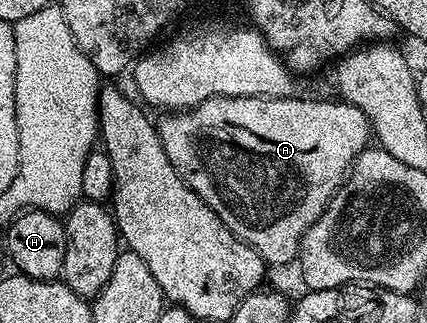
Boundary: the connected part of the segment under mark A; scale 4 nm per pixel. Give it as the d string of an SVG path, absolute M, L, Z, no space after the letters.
M220 96L219 98L204 100L199 106L192 106L189 110L163 113L161 115L162 119L157 119L156 122L160 144L164 144L164 152L172 164L172 168L176 168L176 172L185 180L188 188L192 188L192 192L196 192L196 196L200 196L200 200L204 200L204 204L208 204L208 208L212 208L212 212L216 212L216 216L220 216L223 224L237 238L248 243L261 256L263 262L271 267L286 266L289 262L291 265L297 259L304 232L308 232L310 225L326 210L326 205L330 203L338 187L346 181L346 175L349 174L350 167L354 165L354 159L363 150L367 149L369 142L366 141L371 141L372 138L370 121L366 119L364 112L360 112L360 108L356 108L350 102L341 100L317 102L314 98L298 97L245 98L244 96Z

